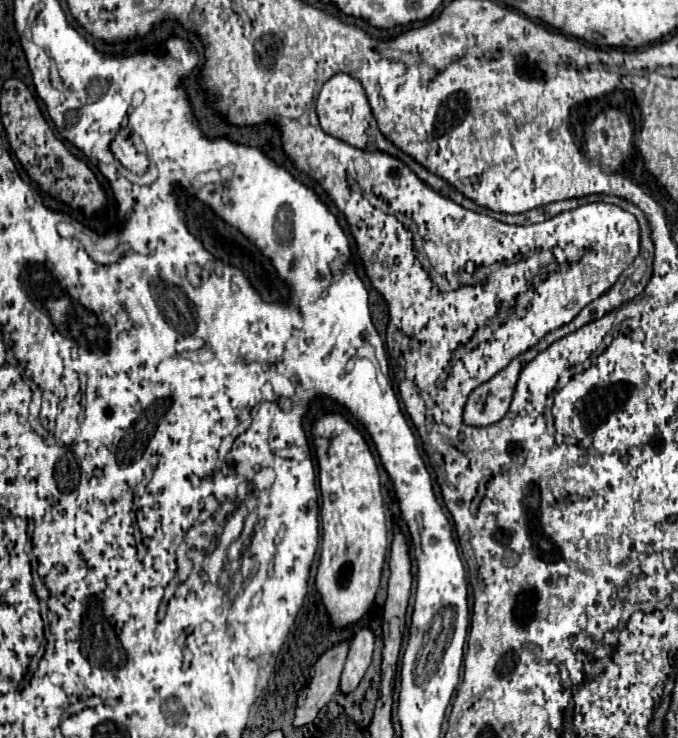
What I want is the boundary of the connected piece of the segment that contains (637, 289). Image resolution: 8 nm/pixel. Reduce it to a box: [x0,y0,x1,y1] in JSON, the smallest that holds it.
[585,198,655,322]

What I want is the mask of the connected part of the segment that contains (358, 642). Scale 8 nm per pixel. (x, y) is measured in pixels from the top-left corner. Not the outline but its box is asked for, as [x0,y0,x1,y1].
[341,626,373,692]

